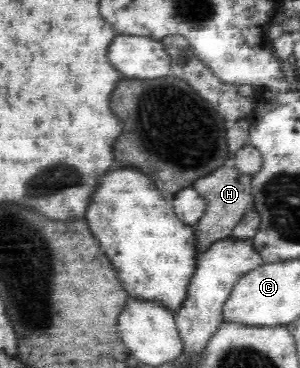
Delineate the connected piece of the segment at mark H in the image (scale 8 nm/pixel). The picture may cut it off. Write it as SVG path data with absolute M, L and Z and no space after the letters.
M220 166L211 174L197 179L192 184L195 190L205 199L206 208L201 219L193 224L195 234L195 248L197 256L201 256L213 242L227 236L232 236L233 229L237 222L250 209L254 208L254 196L252 195L252 176L240 173L235 166Z

